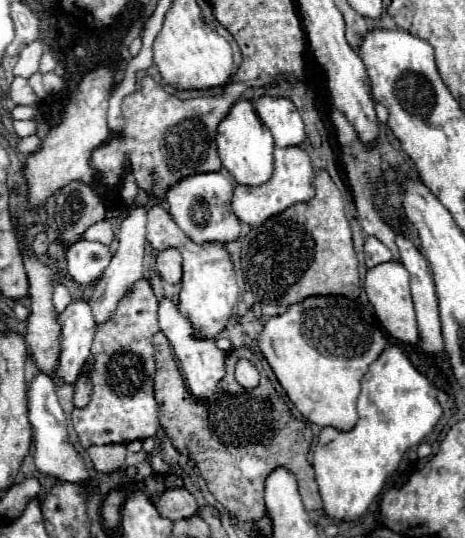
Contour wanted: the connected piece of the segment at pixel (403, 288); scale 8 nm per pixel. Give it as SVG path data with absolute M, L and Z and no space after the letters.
M395 261L369 269L367 279L365 279L365 291L367 291L369 301L373 303L375 315L381 321L383 329L401 343L417 345L419 335L417 335L417 321L415 321L415 309L413 309L413 299L411 299L411 291L409 291L407 269L403 269L403 265L395 263Z

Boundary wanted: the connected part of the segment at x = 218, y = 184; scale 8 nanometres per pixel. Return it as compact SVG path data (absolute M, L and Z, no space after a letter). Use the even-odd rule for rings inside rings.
M227 171L219 173L205 173L195 177L185 177L179 185L167 191L167 205L169 213L173 211L173 221L179 229L195 243L233 243L239 239L241 225L235 213L231 211L231 197L233 197L235 183Z

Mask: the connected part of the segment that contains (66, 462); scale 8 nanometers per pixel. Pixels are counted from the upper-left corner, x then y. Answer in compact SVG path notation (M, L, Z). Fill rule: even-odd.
M37 371L35 377L29 383L27 389L27 401L29 401L29 421L35 429L35 465L41 473L53 475L61 481L73 481L73 483L87 483L89 473L83 463L83 459L77 455L77 451L67 443L67 419L63 415L63 409L57 403L55 385L51 383L51 377L43 371Z

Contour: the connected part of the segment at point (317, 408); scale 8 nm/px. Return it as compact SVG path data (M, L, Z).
M309 297L299 305L291 305L283 315L271 317L257 335L257 347L269 361L283 391L297 407L297 411L319 427L335 427L351 431L357 421L357 397L361 391L361 377L369 365L383 353L387 339L373 317L367 317L359 301L347 297Z

